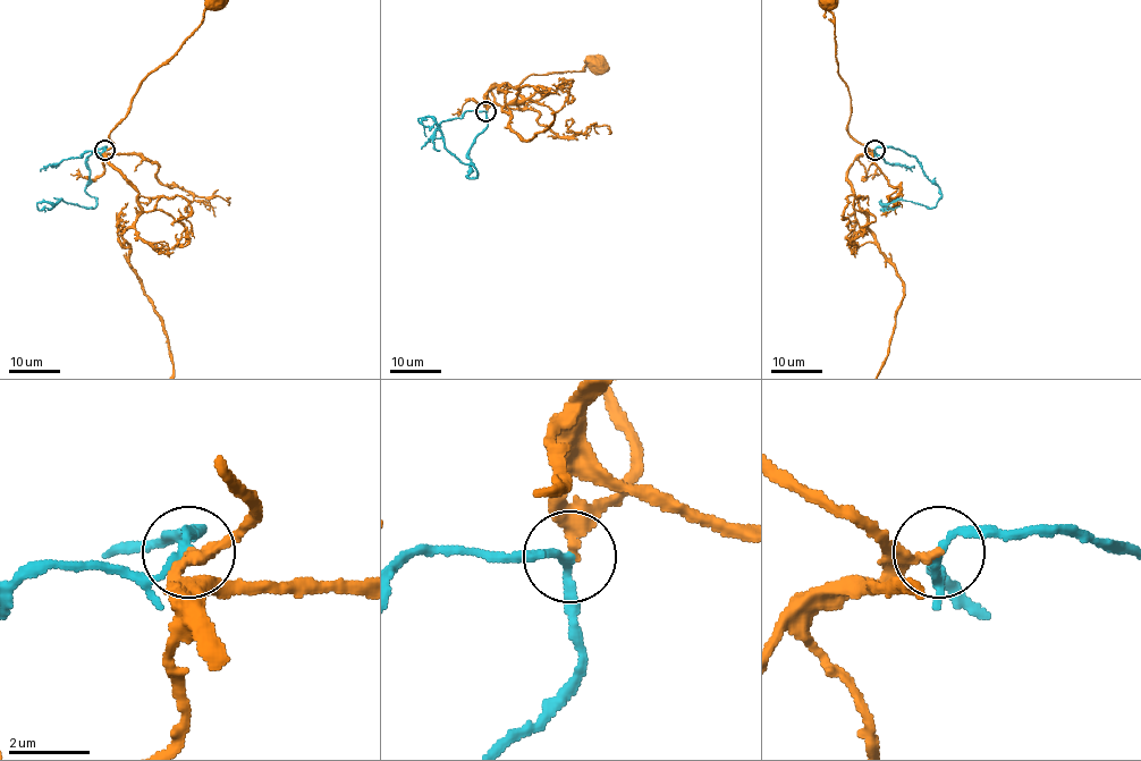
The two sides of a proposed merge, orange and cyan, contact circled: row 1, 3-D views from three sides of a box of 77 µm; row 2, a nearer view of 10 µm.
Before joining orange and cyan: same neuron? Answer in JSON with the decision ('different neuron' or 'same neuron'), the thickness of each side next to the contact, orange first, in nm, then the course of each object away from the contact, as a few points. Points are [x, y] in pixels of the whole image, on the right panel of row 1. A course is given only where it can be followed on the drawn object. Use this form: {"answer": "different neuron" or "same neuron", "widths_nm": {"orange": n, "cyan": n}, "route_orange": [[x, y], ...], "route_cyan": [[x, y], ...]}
{"answer": "same neuron", "widths_nm": {"orange": 280, "cyan": 180}, "route_orange": [[875, 150], [859, 143], [848, 132], [851, 98], [848, 86], [838, 73], [834, 23], [827, 8]], "route_cyan": [[875, 150], [899, 149], [914, 158], [938, 187], [941, 196], [931, 208], [895, 200], [884, 212]]}

